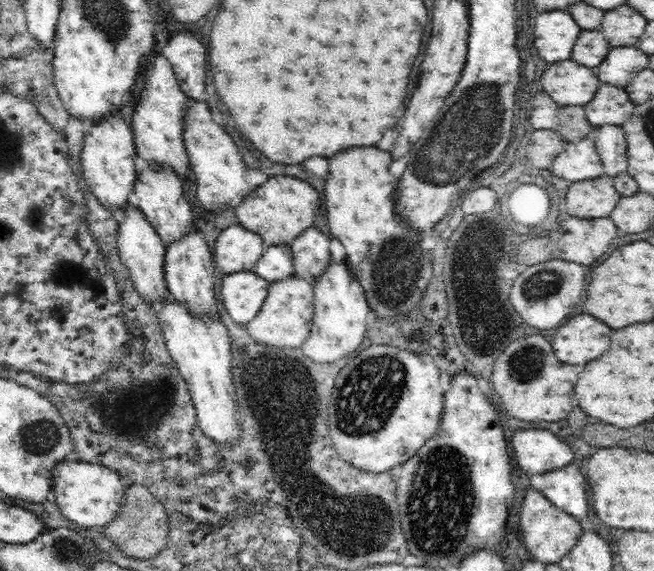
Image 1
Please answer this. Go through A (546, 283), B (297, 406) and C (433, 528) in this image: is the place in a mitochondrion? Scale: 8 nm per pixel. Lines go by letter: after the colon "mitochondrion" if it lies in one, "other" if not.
A: mitochondrion
B: other
C: mitochondrion

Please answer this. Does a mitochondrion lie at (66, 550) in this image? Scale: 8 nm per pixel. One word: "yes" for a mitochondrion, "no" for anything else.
yes

